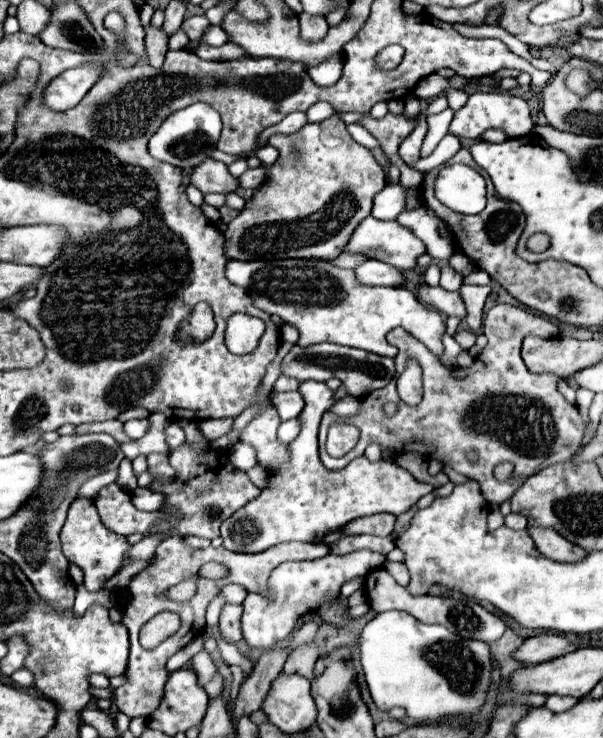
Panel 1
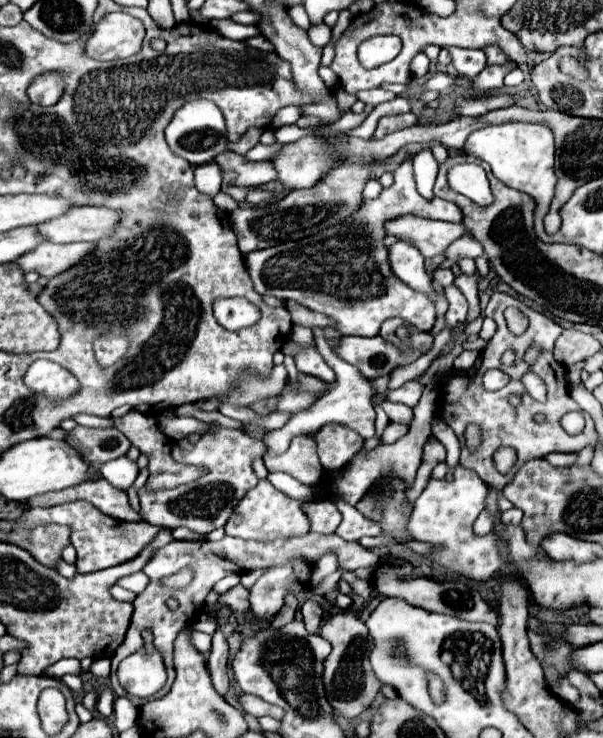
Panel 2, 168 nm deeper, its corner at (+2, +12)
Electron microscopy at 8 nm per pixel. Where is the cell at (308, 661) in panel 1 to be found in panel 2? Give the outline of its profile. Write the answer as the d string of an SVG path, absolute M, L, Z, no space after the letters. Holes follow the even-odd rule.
M306 600L300 610L302 610L302 616L304 616L306 630L308 630L310 634L318 634L318 630L320 630L320 620L322 620L322 608L318 606L318 602Z

